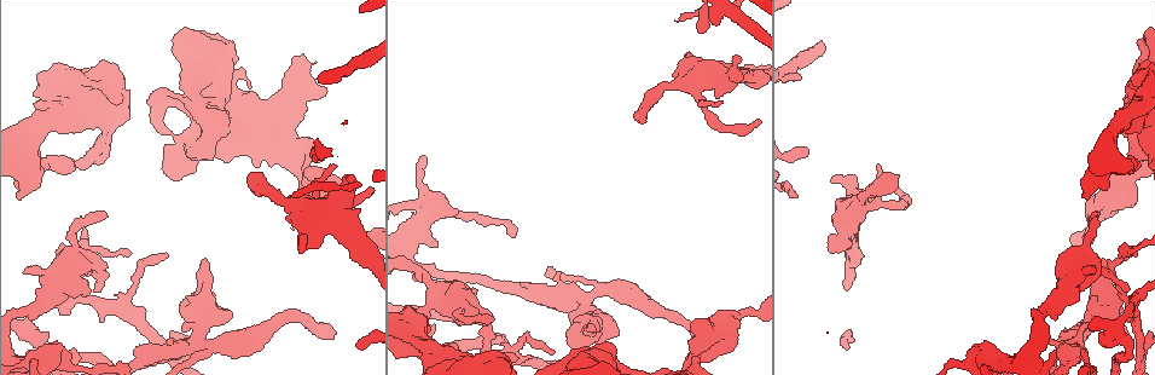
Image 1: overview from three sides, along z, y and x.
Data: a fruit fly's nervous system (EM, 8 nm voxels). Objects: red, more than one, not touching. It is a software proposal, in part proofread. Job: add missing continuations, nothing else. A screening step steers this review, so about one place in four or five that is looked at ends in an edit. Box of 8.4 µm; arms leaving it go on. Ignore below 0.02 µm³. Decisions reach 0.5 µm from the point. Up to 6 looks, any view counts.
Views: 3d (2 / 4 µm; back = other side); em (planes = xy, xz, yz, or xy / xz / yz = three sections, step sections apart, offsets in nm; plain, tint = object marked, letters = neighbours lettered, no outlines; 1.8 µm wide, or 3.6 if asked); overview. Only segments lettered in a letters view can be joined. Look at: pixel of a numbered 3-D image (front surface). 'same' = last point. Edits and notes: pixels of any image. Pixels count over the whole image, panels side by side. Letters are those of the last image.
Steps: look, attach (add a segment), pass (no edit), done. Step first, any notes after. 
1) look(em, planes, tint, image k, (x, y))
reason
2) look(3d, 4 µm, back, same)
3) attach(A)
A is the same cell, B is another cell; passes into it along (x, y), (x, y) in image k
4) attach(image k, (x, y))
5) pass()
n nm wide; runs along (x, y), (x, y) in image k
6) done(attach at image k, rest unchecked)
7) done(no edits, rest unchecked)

look(3d, 4 µm, image 1, (594, 325))
free end

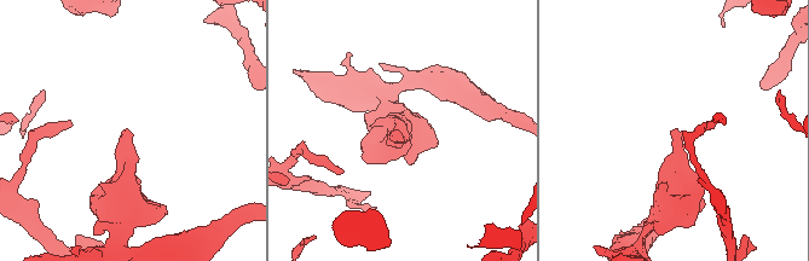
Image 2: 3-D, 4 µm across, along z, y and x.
look(em, planes, letters, image 2, (126, 130))

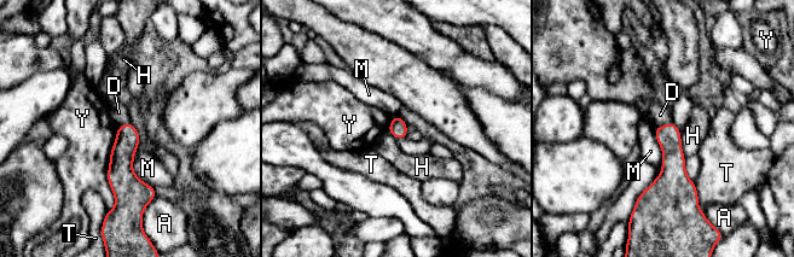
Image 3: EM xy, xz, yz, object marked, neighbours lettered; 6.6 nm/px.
pass()
A, D, H, M, T and Y are other cells; border along (671, 121), (655, 128) in image 3; no lettered segment goes on from it

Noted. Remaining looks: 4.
look(em, xy, step 16, tint, image 1, (186, 100))
touches itself

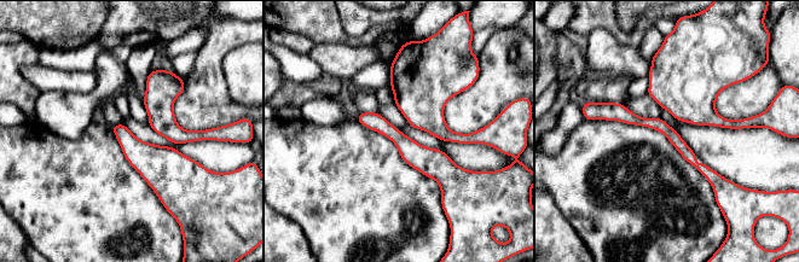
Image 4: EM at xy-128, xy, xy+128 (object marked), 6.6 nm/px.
look(em, planes, letters, same)

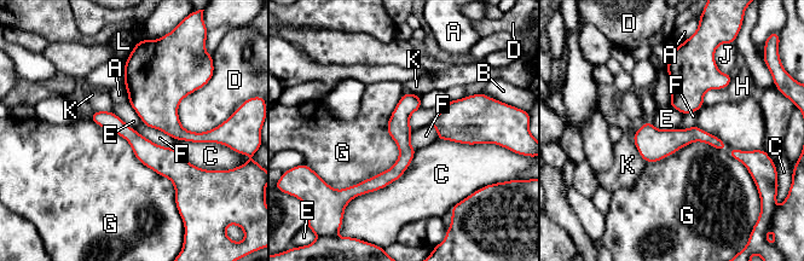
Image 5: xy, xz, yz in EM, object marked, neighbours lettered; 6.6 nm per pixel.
pass()
G touches over 800 nm; A, B, C, D, E, F, G, H, J, K and L are other cells; runs along (96, 114), (150, 155), (195, 172) in image 5; none of them fits

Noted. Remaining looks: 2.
look(em, planes, letters, image 1, (329, 337))
long arm stops here

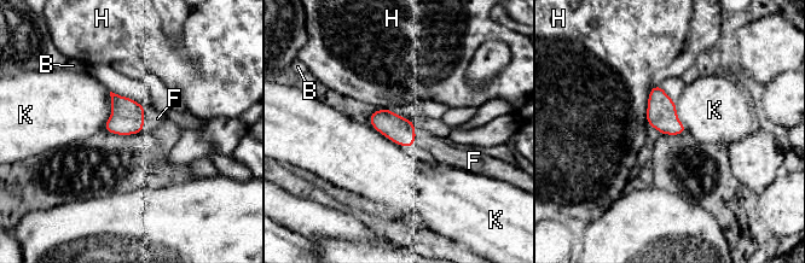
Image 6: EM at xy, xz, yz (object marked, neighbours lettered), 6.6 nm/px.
attach(F)
F is the same cell, B, H and K are other cells; it goes on there

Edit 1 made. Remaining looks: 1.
done(attach at image 6, rest unchecked)

